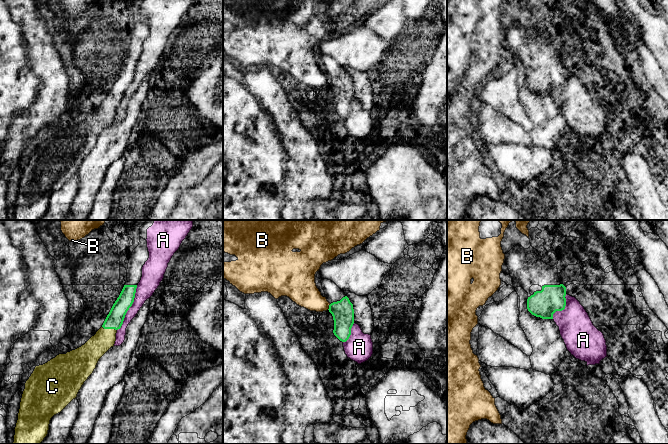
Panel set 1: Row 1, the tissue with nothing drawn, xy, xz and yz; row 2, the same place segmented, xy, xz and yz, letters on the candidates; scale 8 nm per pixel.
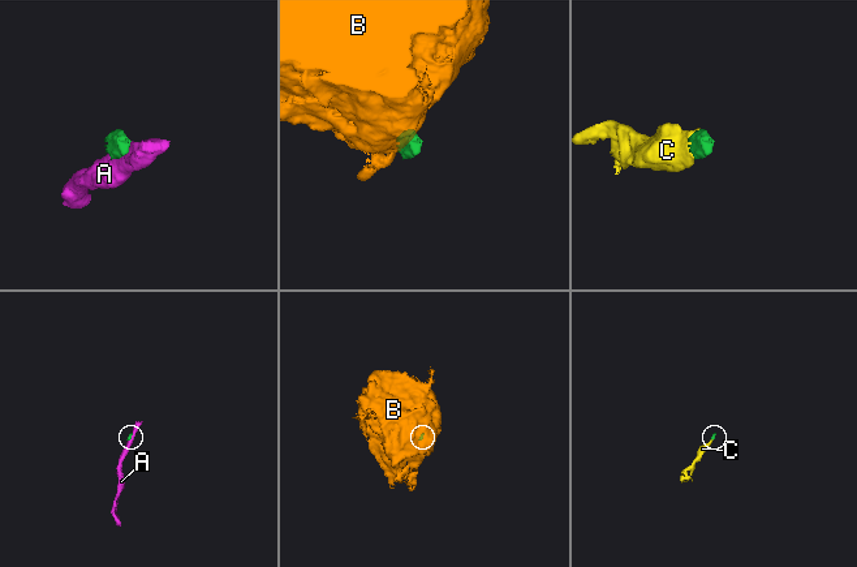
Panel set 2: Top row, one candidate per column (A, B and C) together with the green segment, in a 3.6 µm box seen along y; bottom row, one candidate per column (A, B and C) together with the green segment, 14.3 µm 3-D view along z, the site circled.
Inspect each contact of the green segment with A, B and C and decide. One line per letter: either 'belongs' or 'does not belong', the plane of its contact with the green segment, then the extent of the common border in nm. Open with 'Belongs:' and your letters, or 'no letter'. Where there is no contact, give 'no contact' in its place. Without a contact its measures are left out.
Belongs: C
A: does not belong; contact in xy; length 400 nm
B: does not belong; contact in xz; length 50 nm
C: belongs; contact in xy; length 120 nm

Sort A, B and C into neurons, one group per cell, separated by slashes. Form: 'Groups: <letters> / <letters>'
Groups: A / B / C

